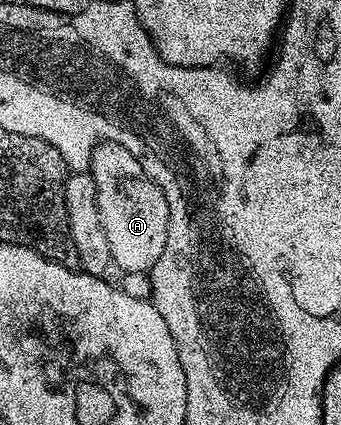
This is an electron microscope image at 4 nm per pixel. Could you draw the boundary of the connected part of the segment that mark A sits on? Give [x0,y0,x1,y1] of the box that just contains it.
[90,142,168,273]

